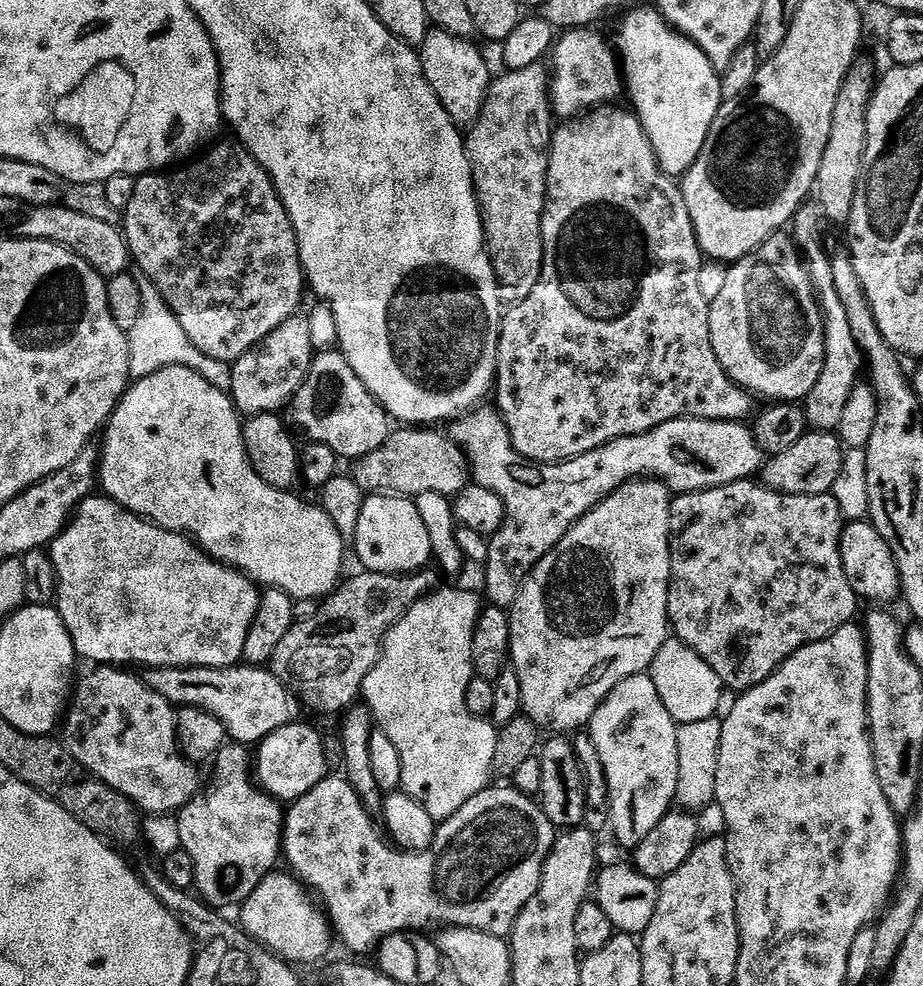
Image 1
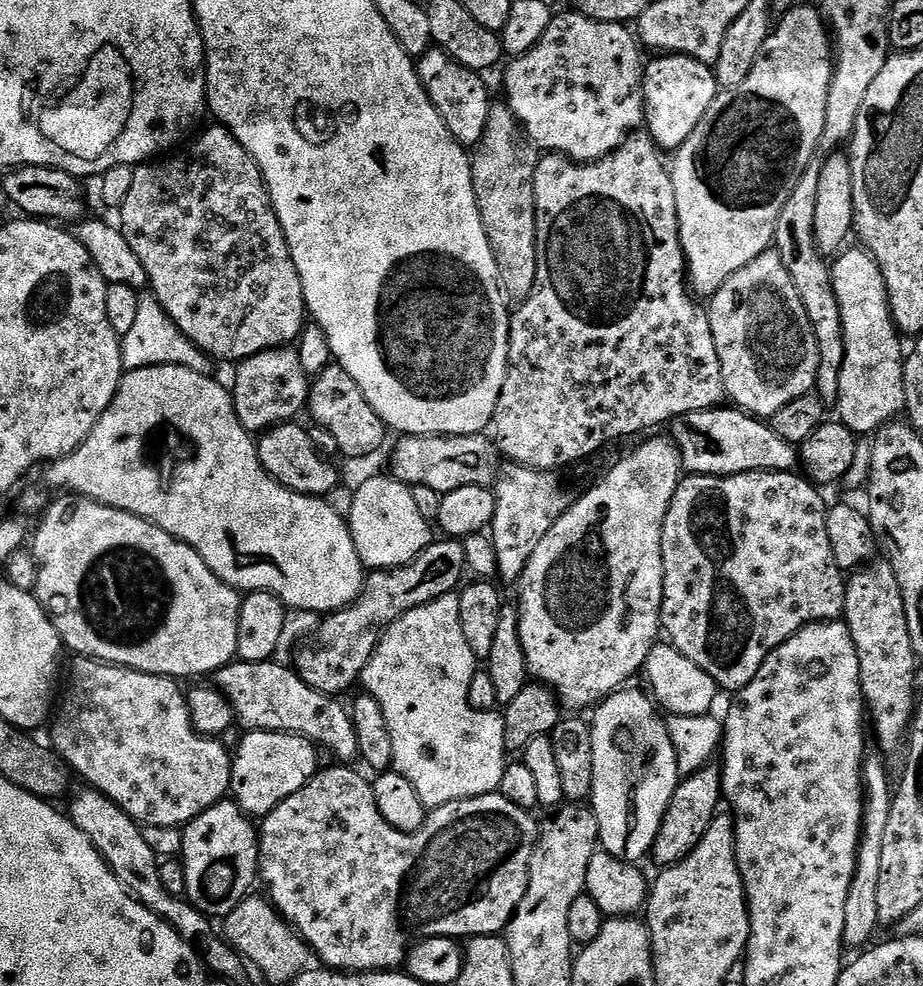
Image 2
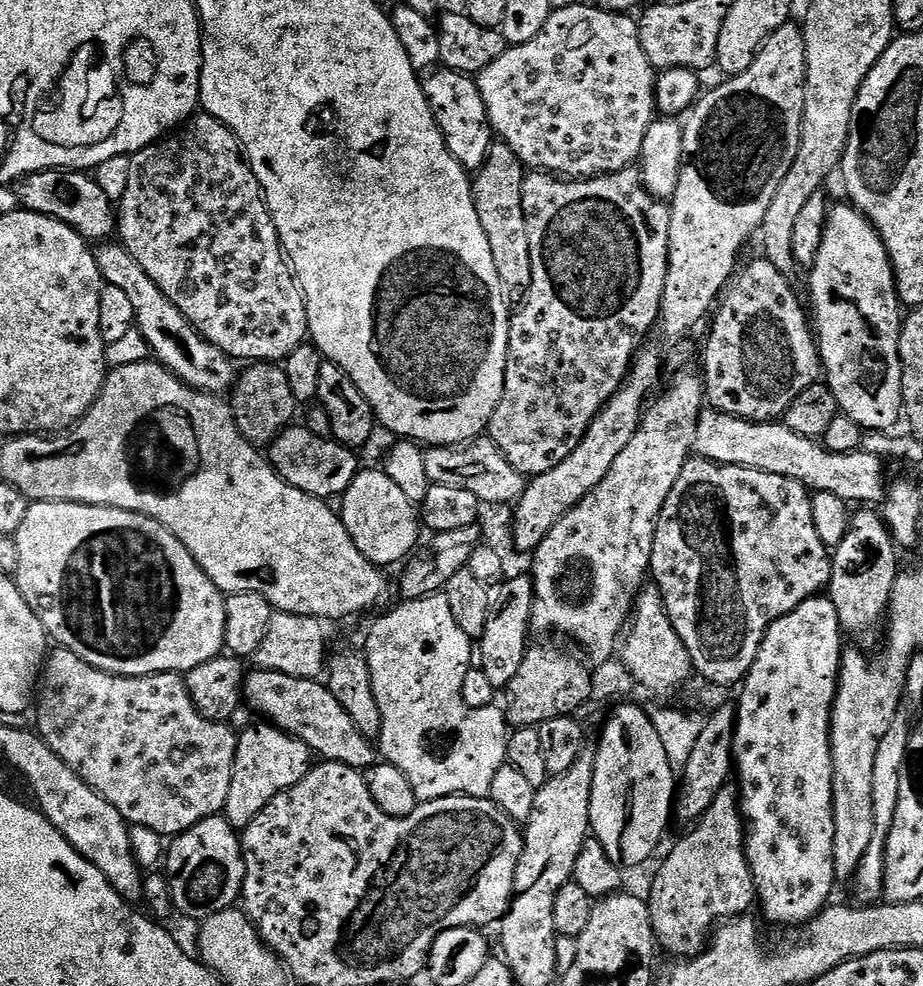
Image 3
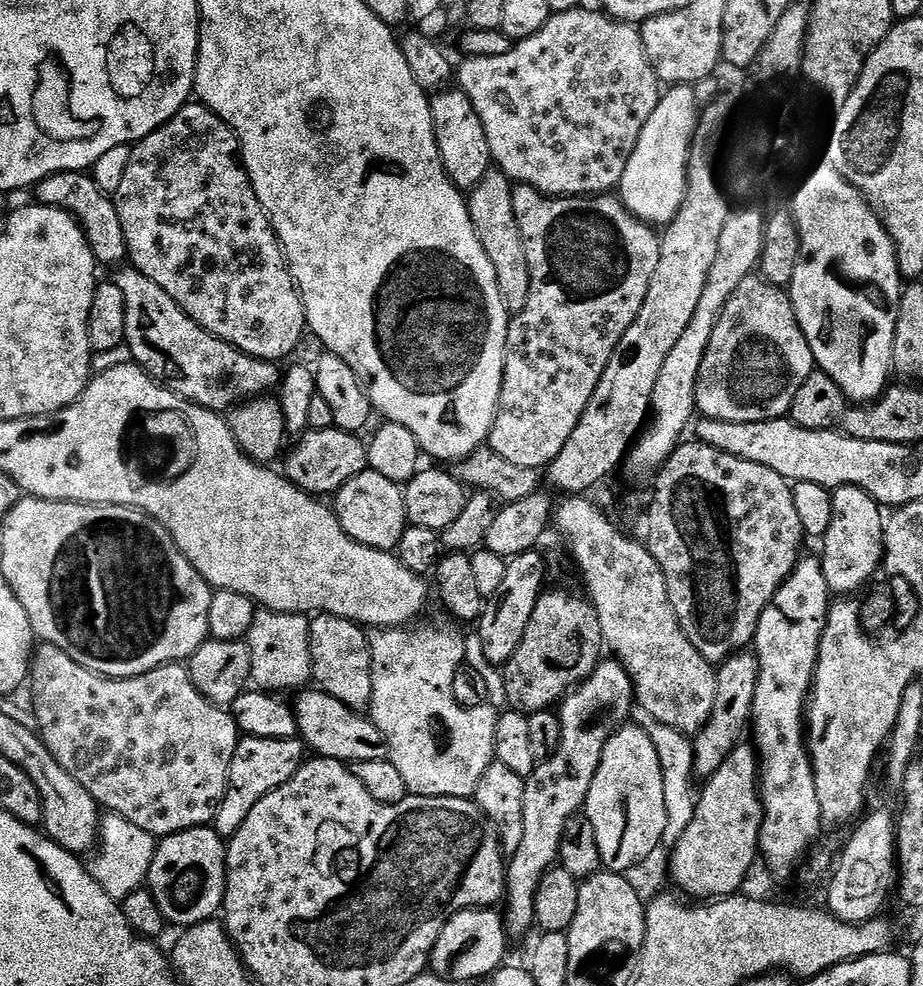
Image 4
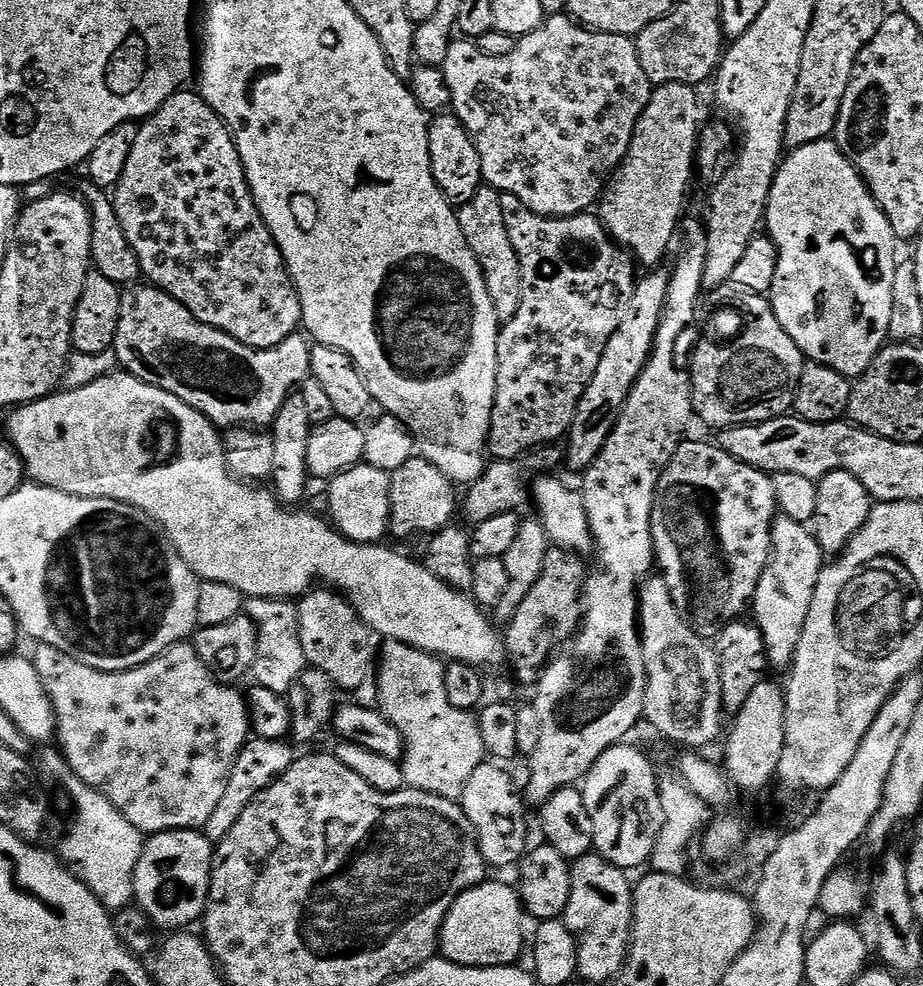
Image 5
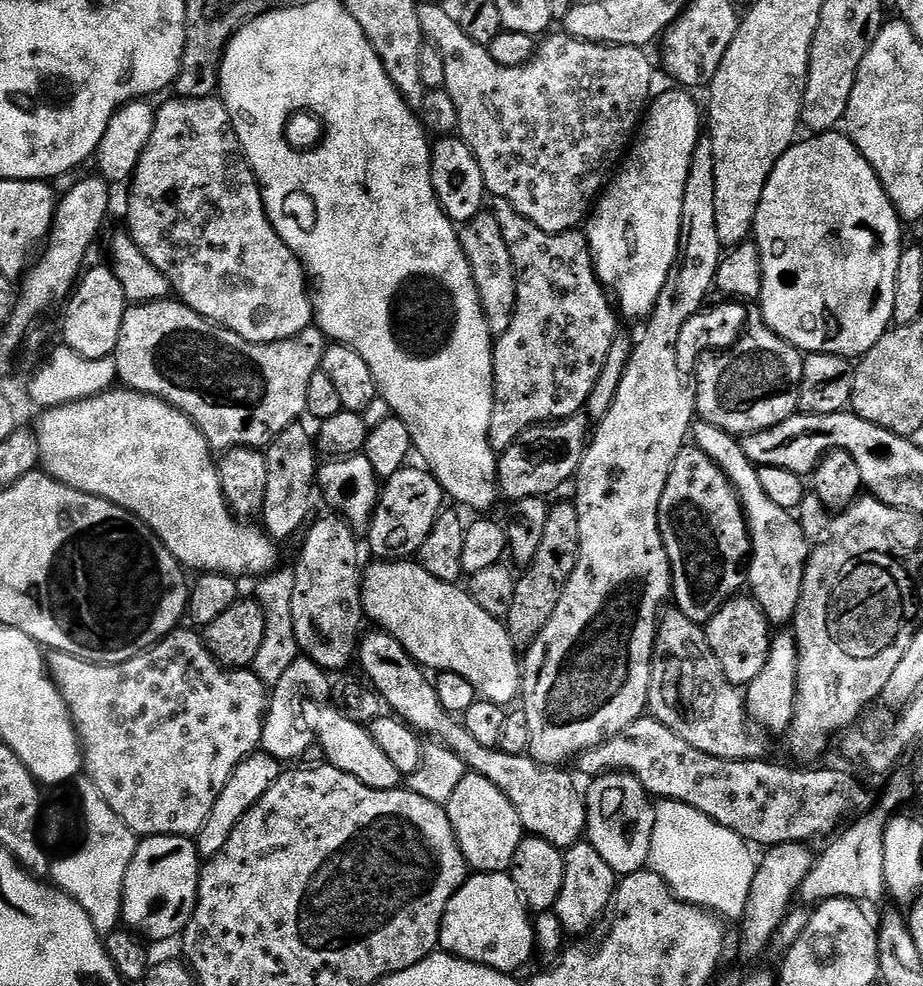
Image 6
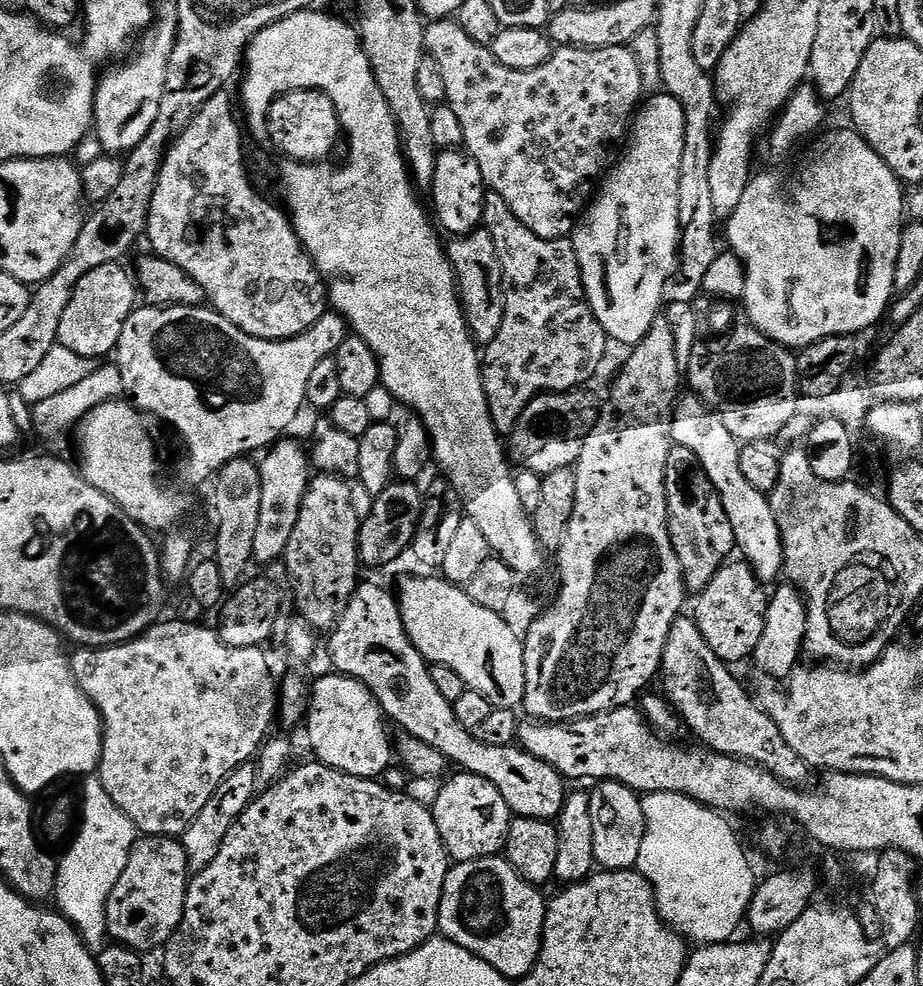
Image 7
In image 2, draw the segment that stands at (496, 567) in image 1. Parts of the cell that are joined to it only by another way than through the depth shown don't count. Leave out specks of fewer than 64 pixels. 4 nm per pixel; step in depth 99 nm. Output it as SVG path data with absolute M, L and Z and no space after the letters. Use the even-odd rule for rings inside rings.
M717 406L677 416L670 433L680 451L683 471L698 476L733 476L743 472L791 472L797 467L798 452L793 444L778 438L763 419L735 407ZM511 462L501 467L494 485L496 513L490 525L492 545L498 554L499 579L519 581L538 542L550 534L550 526L572 505L573 497L568 496L558 477L556 472L540 472Z

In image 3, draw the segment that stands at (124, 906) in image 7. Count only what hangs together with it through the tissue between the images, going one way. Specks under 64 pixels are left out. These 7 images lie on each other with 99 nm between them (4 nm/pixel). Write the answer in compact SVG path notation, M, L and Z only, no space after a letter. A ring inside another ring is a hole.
M223 815L211 816L198 822L190 830L180 833L171 841L166 852L166 875L172 891L172 907L178 913L189 916L195 922L203 922L206 917L218 914L222 910L233 907L241 899L244 891L244 851L240 845L241 833L230 826Z

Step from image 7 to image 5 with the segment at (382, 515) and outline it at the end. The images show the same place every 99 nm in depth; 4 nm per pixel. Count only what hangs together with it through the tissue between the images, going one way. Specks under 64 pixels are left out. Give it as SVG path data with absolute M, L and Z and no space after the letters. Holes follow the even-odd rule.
M413 456L400 469L390 474L389 531L398 538L408 538L418 532L435 534L447 527L458 510L457 489L436 466L421 456Z

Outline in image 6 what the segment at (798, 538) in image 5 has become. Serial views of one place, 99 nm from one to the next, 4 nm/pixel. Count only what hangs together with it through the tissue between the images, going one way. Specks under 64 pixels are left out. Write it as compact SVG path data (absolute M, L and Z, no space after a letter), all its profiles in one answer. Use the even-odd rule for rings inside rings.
M697 419L691 427L690 440L724 471L744 510L750 541L746 584L752 587L752 599L760 605L773 625L787 625L784 623L787 620L789 623L795 617L800 591L804 588L804 566L809 554L809 539L804 536L797 517L789 509L778 506L778 502L772 501L766 495L766 490L762 490L757 476L759 469L750 458L746 458L746 450L737 437L710 422Z

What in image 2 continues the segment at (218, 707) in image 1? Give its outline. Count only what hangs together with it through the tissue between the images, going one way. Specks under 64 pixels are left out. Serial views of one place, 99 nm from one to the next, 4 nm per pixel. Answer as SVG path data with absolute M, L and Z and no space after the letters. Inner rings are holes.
M233 662L215 673L215 687L230 702L236 724L249 732L293 732L321 749L329 748L340 759L337 761L355 761L360 751L351 711L345 705L343 708L335 695L314 690L299 672L276 663L280 662Z

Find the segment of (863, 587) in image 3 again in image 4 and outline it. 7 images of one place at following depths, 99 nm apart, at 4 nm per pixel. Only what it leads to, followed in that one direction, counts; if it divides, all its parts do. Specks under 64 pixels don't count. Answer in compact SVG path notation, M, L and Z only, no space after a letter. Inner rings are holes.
M846 486L838 488L832 492L832 521L822 537L824 543L824 556L820 560L822 566L822 574L828 583L829 593L838 595L837 597L844 598L849 594L856 594L860 587L875 574L876 571L881 571L884 555L884 526L886 516L881 505L876 503L876 500L870 494L866 494L866 490Z

